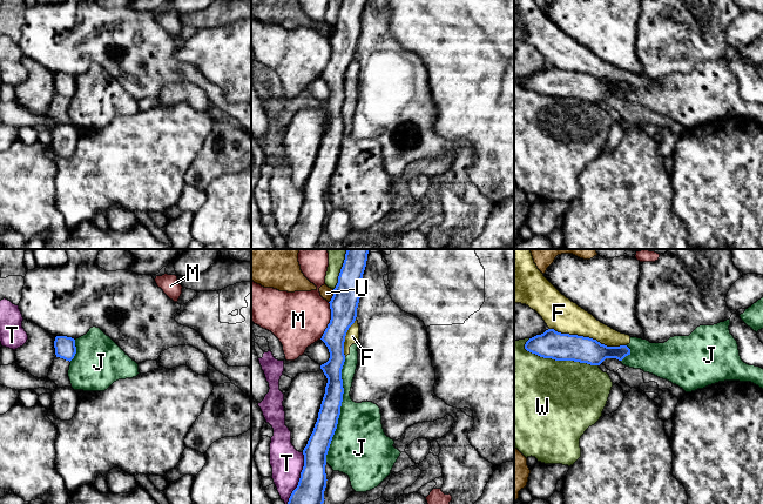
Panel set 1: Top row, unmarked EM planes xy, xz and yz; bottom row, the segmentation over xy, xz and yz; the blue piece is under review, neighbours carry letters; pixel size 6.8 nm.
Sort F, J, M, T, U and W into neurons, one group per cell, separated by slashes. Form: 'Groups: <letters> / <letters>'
Groups: F J / M / T / U / W

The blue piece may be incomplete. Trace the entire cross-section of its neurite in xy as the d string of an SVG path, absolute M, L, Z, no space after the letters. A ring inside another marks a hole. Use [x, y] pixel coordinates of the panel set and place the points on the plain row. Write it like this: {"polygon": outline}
{"polygon": "M56 73L54 78L56 94L72 98L76 90L75 76L67 73Z"}

